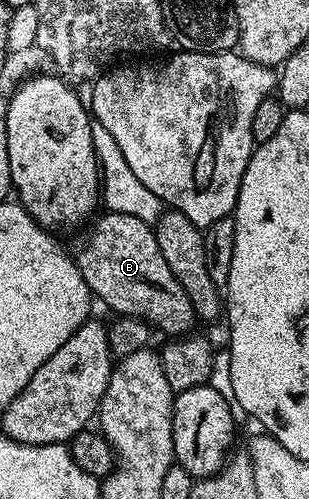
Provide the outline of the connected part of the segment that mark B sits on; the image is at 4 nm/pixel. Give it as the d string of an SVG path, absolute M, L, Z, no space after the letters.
M107 210L101 211L91 224L92 229L89 230L80 253L74 256L74 267L82 274L93 297L99 303L101 300L106 307L113 308L120 316L138 316L141 320L148 321L153 329L161 328L162 331L169 332L169 337L179 338L191 333L192 324L197 323L196 311L186 290L182 290L178 278L174 278L170 266L166 266L166 258L162 258L162 250L158 250L158 238L153 225L142 222L142 218L134 218L131 214Z

